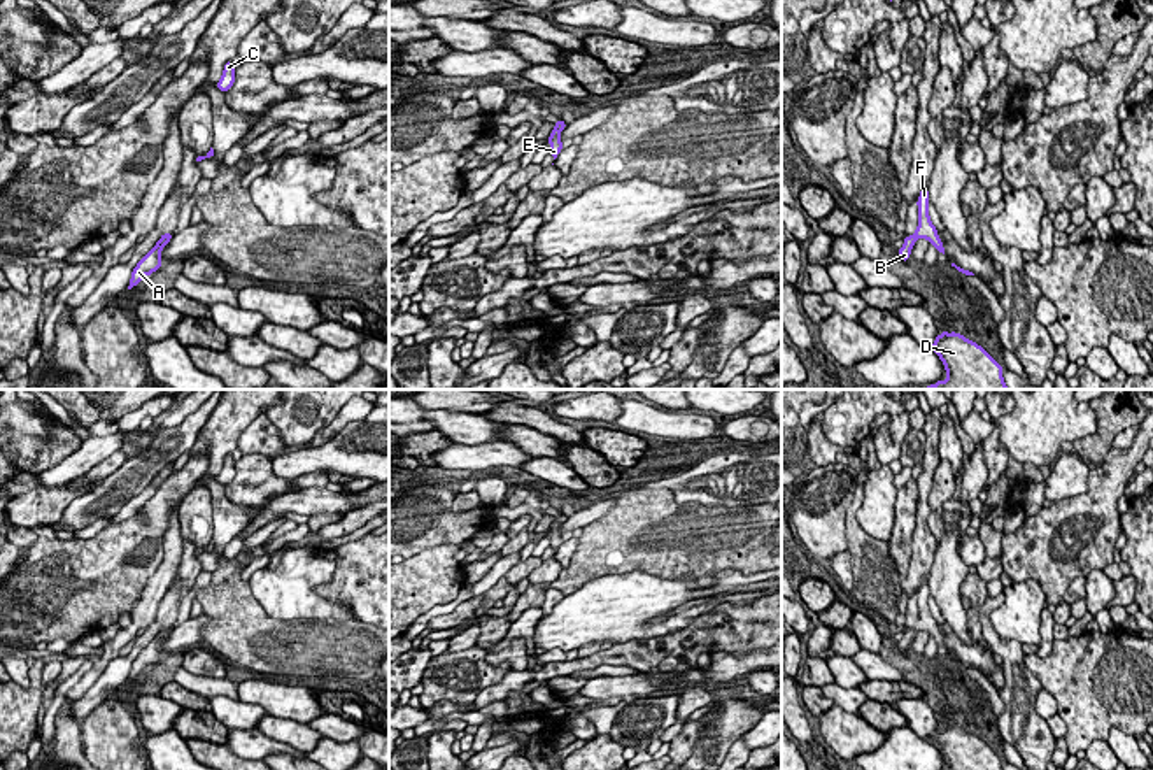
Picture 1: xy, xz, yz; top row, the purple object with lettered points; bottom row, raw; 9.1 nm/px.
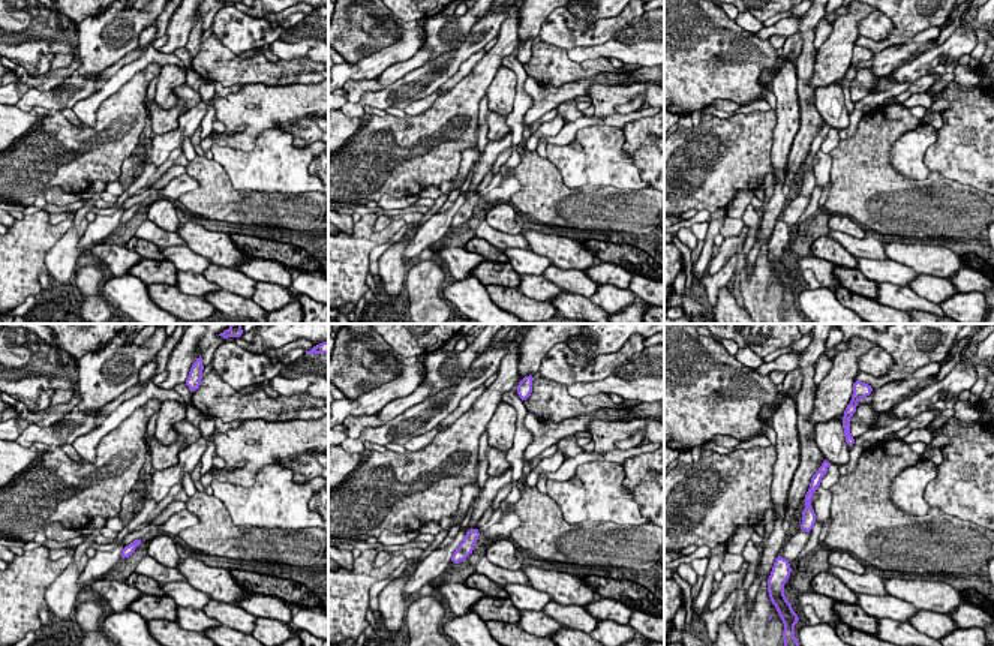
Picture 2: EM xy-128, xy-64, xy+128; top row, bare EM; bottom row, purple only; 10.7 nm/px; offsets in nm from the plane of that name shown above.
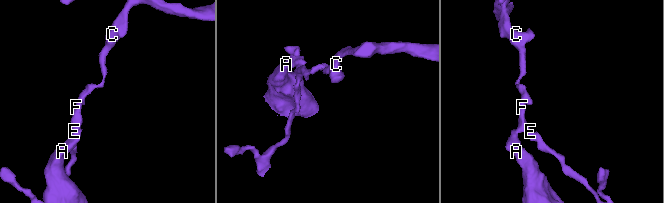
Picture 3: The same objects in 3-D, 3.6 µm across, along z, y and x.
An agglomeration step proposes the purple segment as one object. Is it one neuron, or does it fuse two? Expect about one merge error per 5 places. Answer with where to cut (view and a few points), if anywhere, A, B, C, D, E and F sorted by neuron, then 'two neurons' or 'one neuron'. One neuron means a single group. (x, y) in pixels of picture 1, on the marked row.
yz (912, 235), (915, 239) | A B D / C E F | two neurons

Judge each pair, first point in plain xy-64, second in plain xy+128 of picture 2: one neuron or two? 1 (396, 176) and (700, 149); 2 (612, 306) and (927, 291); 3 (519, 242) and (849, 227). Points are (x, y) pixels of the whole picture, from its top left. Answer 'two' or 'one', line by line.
1: one
2: two
3: two

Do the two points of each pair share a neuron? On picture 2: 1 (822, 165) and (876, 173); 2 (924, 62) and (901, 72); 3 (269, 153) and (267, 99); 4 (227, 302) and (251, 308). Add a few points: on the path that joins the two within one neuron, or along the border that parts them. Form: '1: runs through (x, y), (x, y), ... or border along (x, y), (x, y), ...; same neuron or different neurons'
1: border along (828, 153), (831, 159), (831, 180); different neurons
2: runs through (918, 68), (907, 72); same neuron
3: border along (293, 137), (266, 129), (251, 150), (239, 149); different neurons
4: runs through (233, 305), (245, 308); same neuron

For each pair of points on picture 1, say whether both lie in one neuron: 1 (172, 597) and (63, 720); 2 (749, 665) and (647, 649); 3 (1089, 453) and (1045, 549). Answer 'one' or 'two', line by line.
1: two
2: two
3: two

